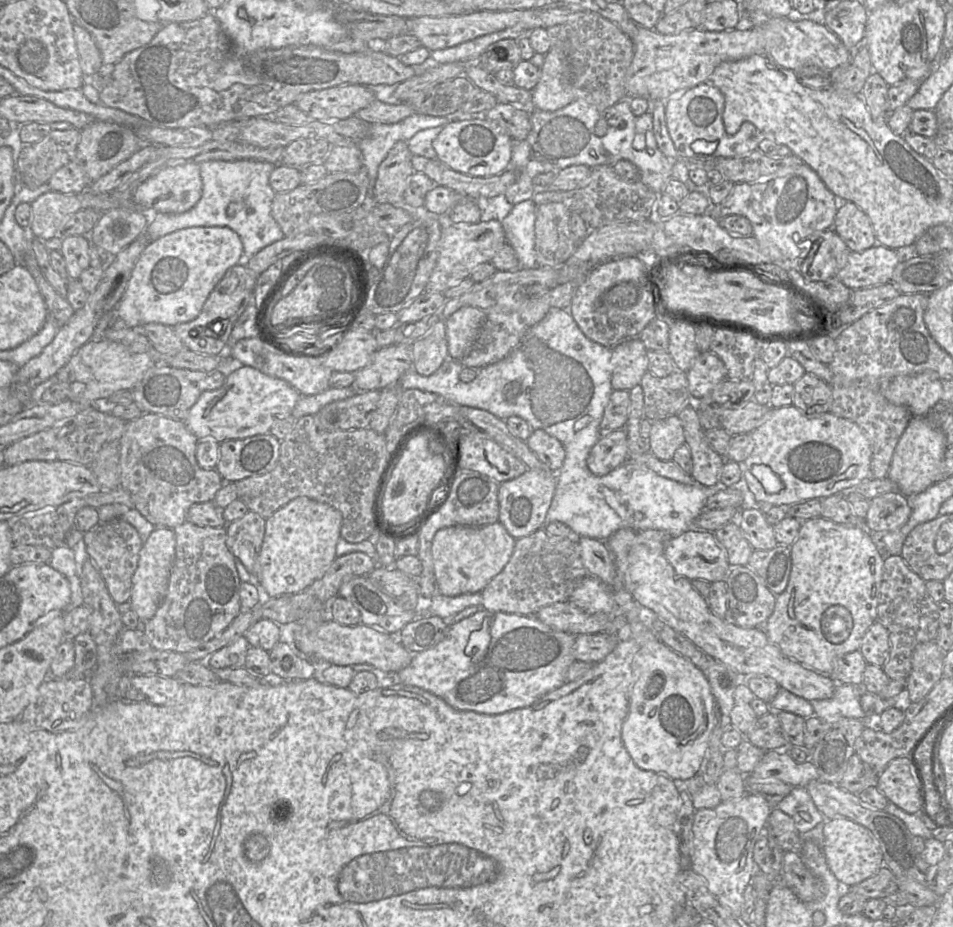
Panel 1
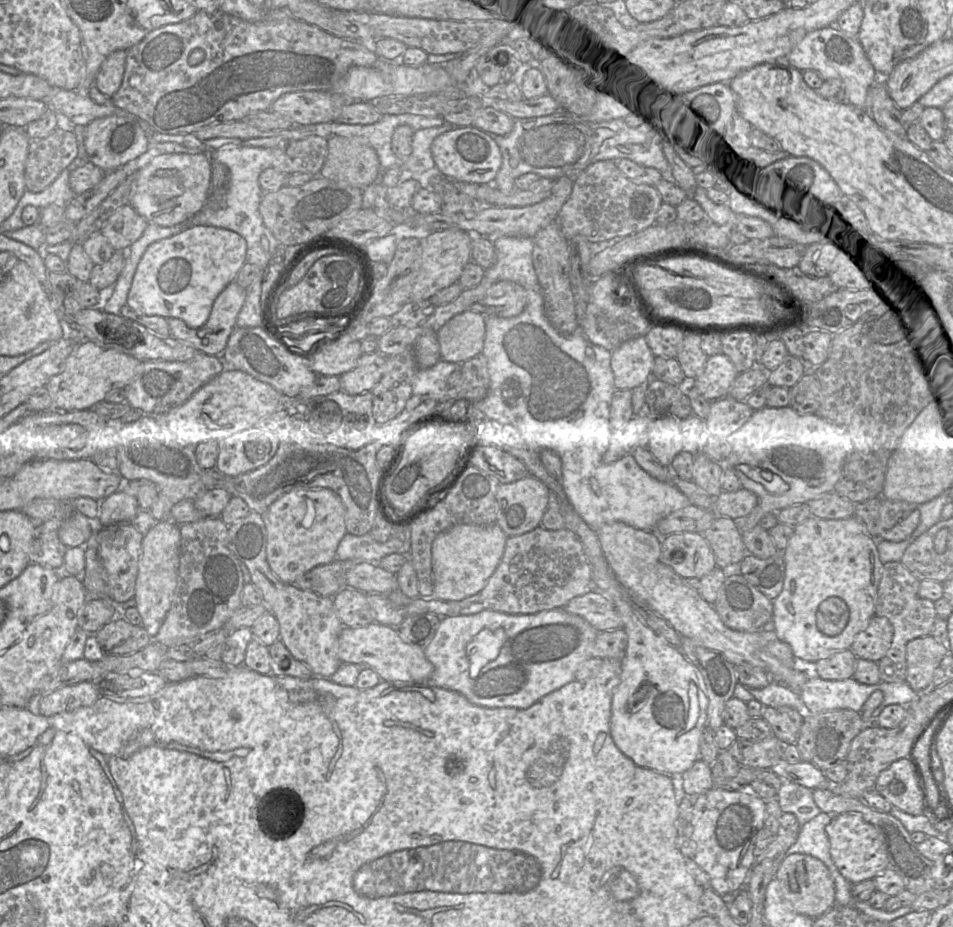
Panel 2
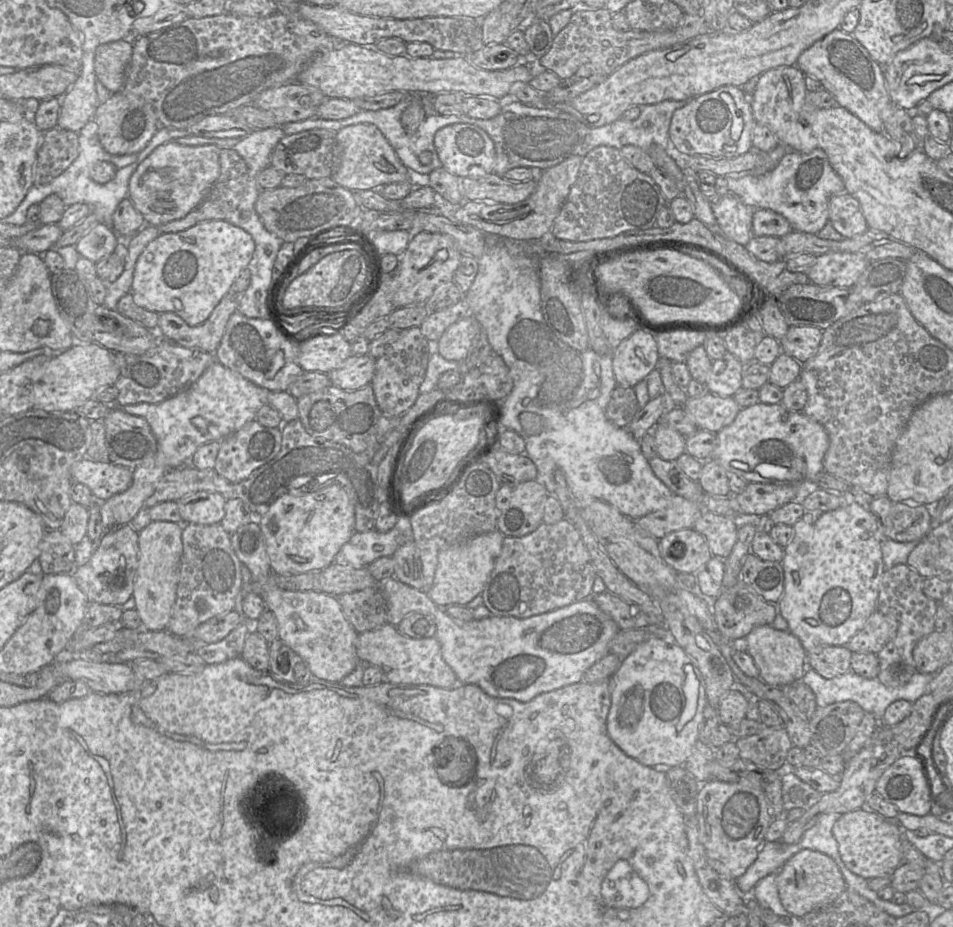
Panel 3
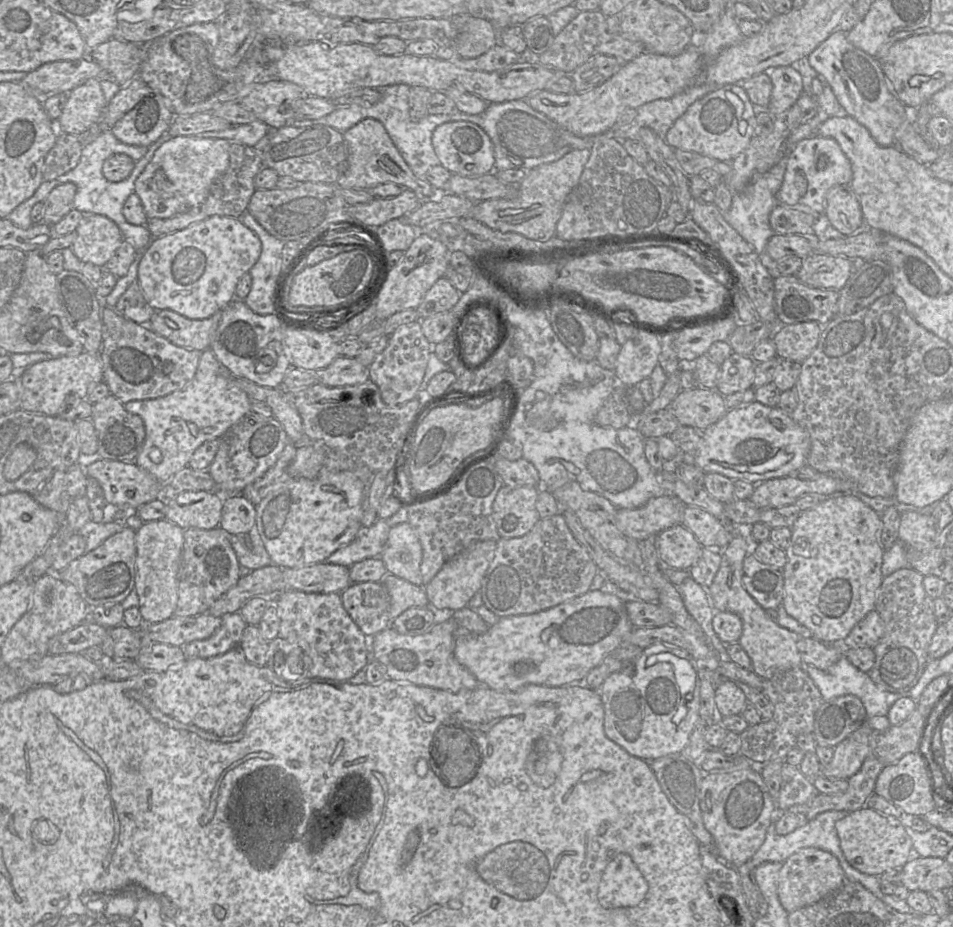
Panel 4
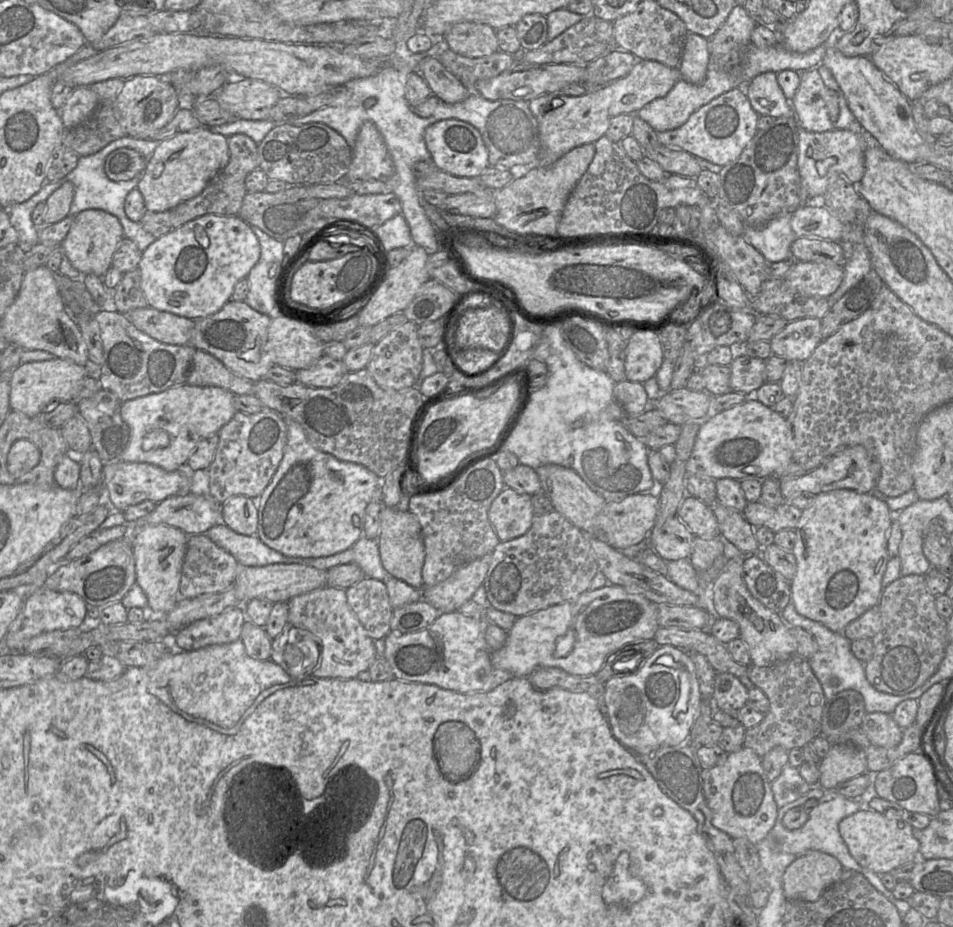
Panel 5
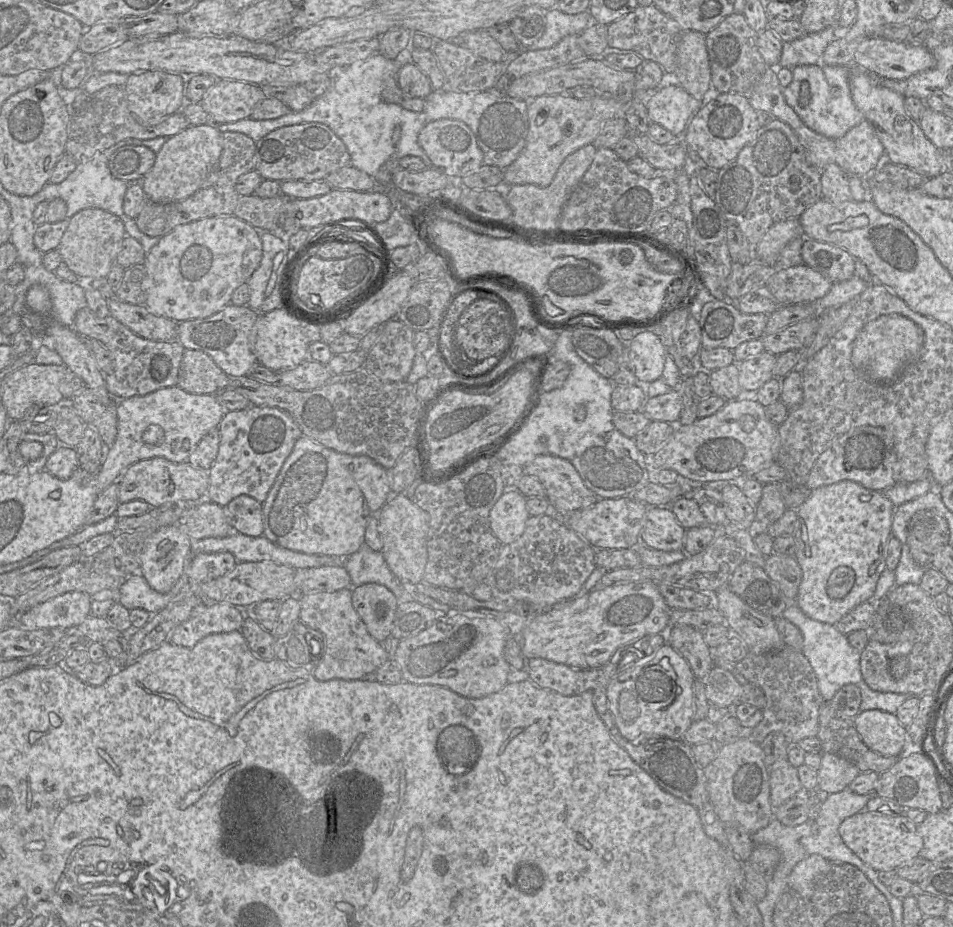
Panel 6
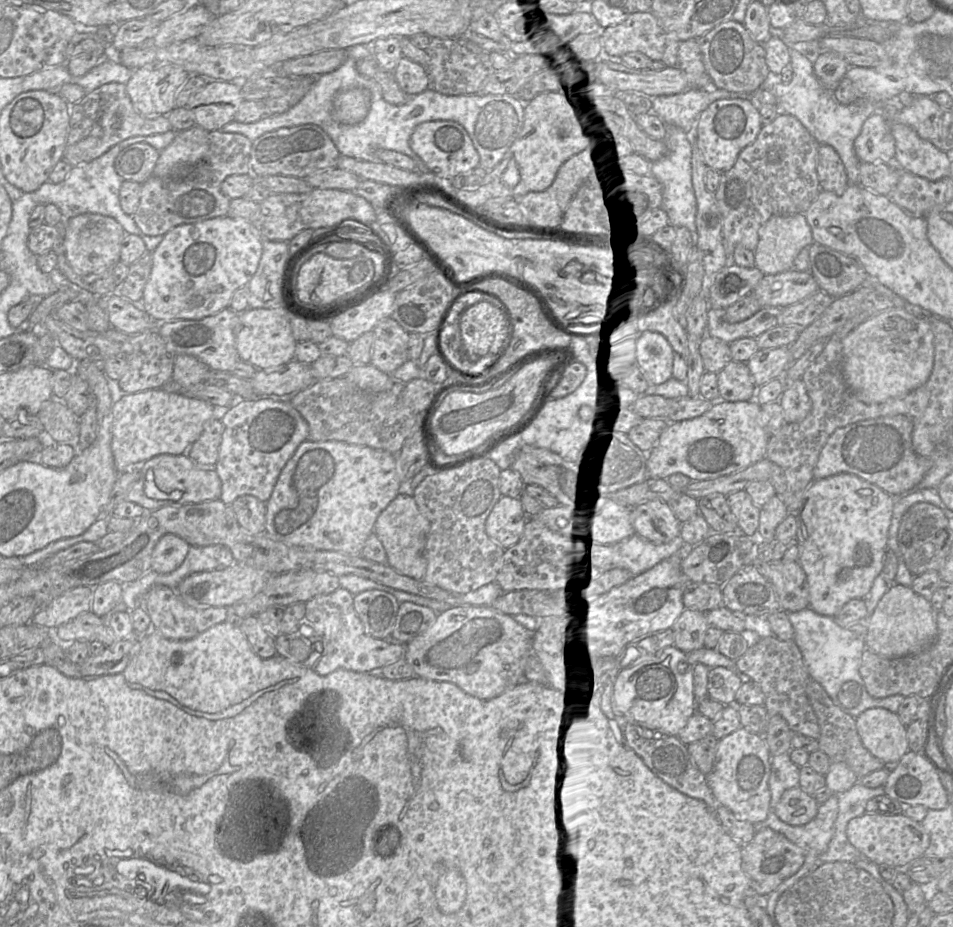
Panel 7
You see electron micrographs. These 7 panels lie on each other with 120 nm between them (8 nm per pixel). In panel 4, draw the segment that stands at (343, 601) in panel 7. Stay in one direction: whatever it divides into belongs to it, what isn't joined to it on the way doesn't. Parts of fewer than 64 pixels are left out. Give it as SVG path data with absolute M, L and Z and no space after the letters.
M285 591L272 599L281 620L278 637L304 647L313 661L311 677L348 681L368 664L368 638L345 610L341 593Z

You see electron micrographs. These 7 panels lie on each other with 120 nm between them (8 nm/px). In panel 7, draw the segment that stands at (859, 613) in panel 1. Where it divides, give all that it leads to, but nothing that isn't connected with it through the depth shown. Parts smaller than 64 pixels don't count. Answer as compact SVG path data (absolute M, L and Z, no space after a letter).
M839 473L814 480L807 488L800 508L795 512L796 539L799 544L799 564L806 574L809 587L809 608L817 614L834 617L850 600L866 598L884 566L888 530L896 498L898 497L893 497L875 484L851 473Z

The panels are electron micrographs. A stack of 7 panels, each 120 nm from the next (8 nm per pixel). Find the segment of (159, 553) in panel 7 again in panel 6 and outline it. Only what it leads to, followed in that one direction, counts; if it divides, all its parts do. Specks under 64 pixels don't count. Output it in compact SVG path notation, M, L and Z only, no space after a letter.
M175 526L156 530L144 543L139 573L149 586L161 594L168 593L184 571L192 540Z

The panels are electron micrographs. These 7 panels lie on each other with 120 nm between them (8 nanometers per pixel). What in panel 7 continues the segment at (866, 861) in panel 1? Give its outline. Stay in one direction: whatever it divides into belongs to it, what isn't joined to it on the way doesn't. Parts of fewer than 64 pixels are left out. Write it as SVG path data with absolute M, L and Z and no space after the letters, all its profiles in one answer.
M865 812L848 822L846 835L849 842L869 860L877 865L888 865L897 869L904 869L909 863L922 857L930 840L922 824L904 814Z

